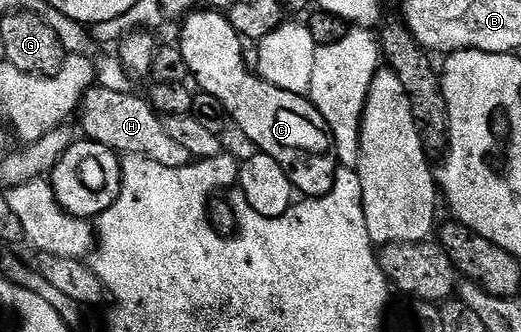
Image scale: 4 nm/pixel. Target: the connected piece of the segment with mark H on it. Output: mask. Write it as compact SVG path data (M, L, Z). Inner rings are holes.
M98 84L93 86L86 92L79 107L81 130L85 133L82 135L90 142L111 147L121 156L134 154L155 160L155 164L163 164L163 168L168 170L186 169L191 162L189 150L168 134L162 115L144 97L137 97L136 93L123 95Z

